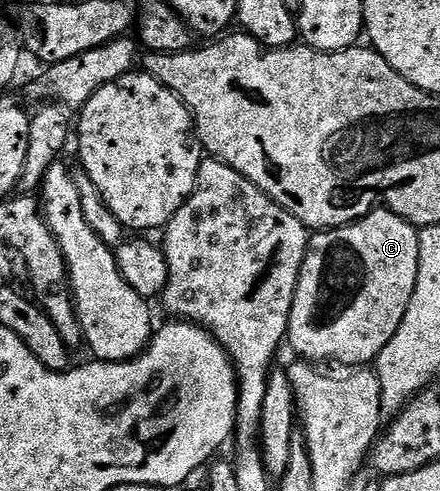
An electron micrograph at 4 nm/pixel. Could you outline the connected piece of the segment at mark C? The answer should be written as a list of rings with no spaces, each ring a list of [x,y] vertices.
[[[379,207],[375,209],[373,213],[363,217],[360,221],[354,221],[351,225],[342,225],[339,229],[327,229],[325,231],[315,232],[313,236],[309,238],[308,249],[309,252],[307,252],[304,263],[302,264],[300,279],[298,280],[296,295],[292,303],[292,311],[290,312],[288,345],[291,345],[291,347],[298,352],[295,354],[297,354],[299,358],[311,363],[322,363],[318,361],[326,361],[329,357],[334,361],[339,361],[342,365],[350,365],[346,367],[366,367],[371,363],[377,362],[380,351],[384,351],[388,339],[392,339],[392,335],[396,335],[396,331],[408,311],[408,303],[414,294],[418,264],[420,263],[418,229],[411,225],[409,221],[405,221],[403,217],[398,217],[394,213],[391,213],[389,209]]]

